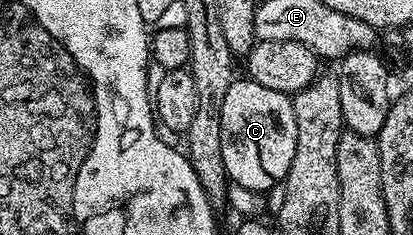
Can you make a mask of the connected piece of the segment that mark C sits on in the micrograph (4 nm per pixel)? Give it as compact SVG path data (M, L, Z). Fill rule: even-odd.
M242 76L232 88L224 92L224 108L220 108L220 152L224 156L226 177L233 185L249 190L267 192L278 183L285 183L288 168L292 168L292 156L296 156L296 112L291 95L276 92L276 88L264 88Z

